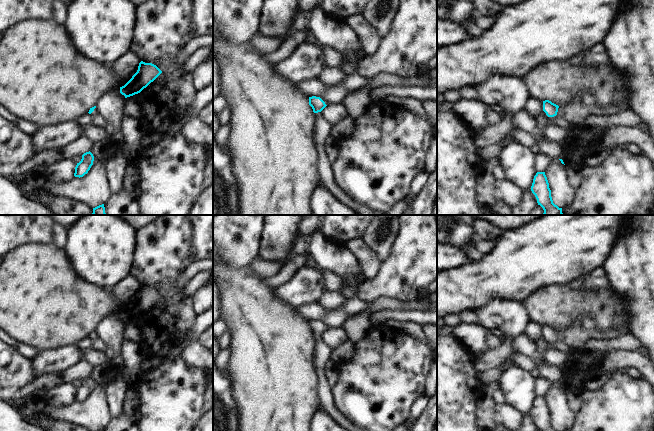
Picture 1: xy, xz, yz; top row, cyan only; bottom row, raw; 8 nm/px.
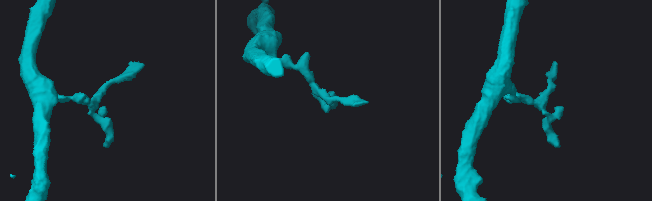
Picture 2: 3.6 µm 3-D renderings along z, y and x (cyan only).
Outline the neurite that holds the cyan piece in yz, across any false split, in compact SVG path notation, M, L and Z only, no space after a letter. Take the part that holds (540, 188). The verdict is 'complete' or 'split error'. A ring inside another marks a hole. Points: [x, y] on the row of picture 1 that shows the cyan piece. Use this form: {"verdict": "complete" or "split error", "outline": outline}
{"verdict": "complete", "outline": "M537 172L534 176L531 191L544 213L543 215L563 215L562 208L553 203L551 190L545 172Z"}

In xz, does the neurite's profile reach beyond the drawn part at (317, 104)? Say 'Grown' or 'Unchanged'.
Grown

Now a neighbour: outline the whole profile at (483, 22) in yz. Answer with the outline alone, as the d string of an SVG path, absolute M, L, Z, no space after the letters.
M500 12L489 16L480 15L475 19L475 23L480 30L487 30L493 27L499 16Z

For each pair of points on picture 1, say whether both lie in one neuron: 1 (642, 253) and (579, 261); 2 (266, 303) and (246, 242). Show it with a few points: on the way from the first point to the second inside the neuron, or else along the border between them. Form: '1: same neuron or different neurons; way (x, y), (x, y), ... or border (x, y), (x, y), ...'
1: different neurons; border (620, 237), (603, 266)
2: different neurons; border (225, 264), (231, 268), (248, 267)

